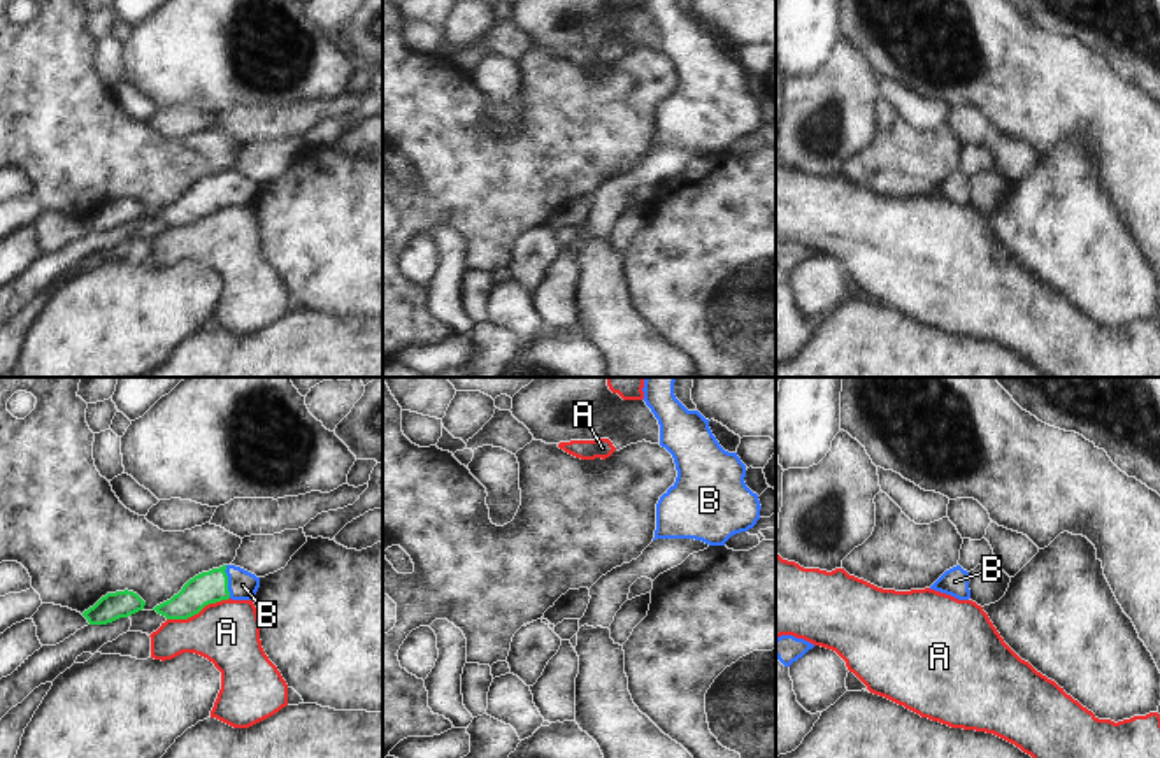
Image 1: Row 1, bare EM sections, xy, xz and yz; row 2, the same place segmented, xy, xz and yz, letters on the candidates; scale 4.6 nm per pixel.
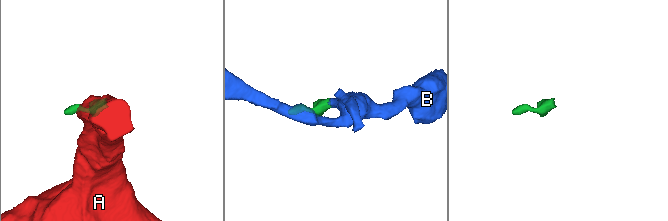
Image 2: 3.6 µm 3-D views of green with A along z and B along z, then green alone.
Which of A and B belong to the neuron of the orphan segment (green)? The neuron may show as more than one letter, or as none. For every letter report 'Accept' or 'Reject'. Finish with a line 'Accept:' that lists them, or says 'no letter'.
A: Reject
B: Accept
Accept: B.

